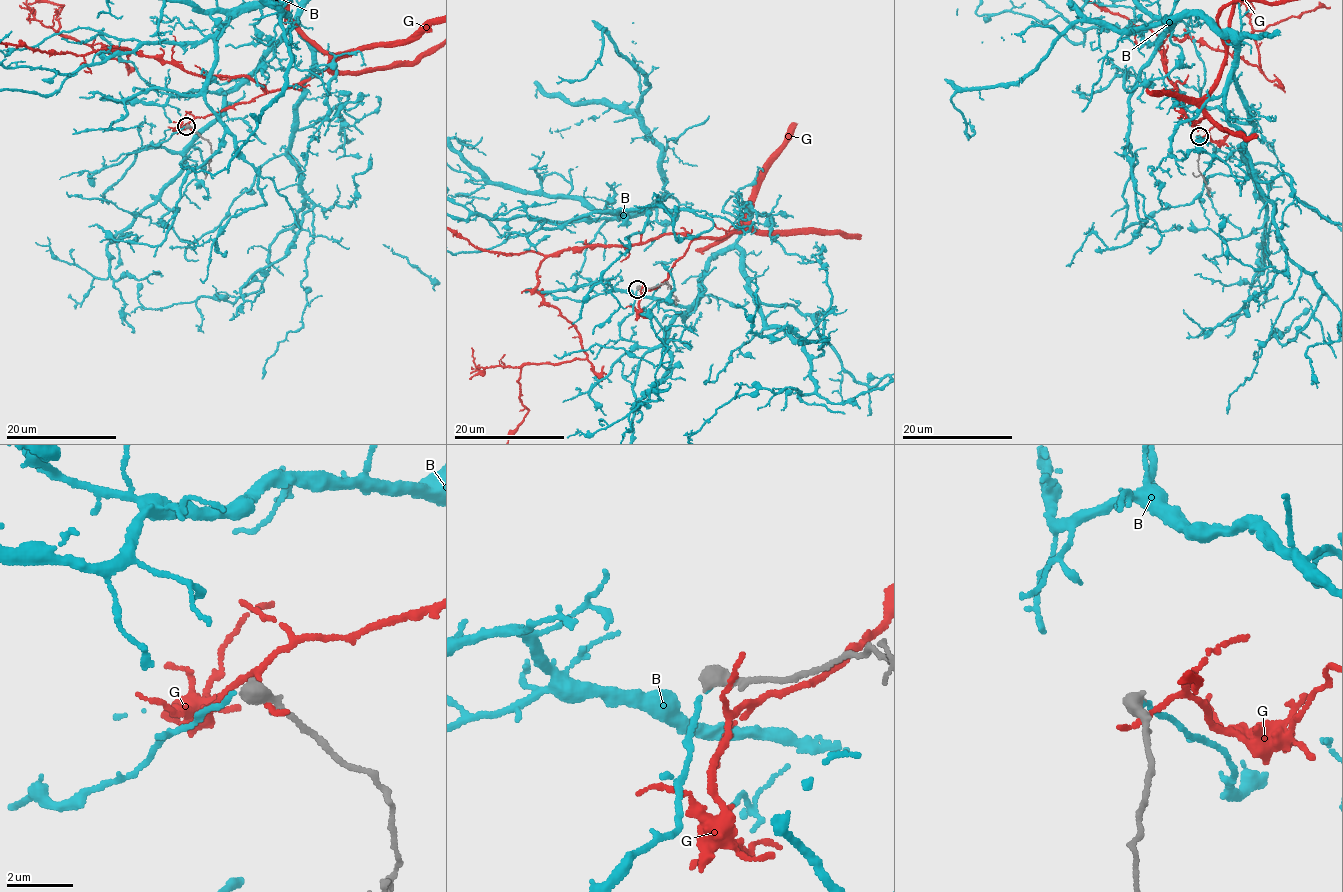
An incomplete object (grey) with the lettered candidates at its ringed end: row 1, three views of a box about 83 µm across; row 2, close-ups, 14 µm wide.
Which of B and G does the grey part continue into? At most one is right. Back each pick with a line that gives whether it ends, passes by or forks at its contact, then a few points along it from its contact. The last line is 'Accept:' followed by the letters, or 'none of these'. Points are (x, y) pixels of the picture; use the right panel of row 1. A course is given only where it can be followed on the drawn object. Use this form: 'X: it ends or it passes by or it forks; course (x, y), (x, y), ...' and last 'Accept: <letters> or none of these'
B: it ends
Accept: B

